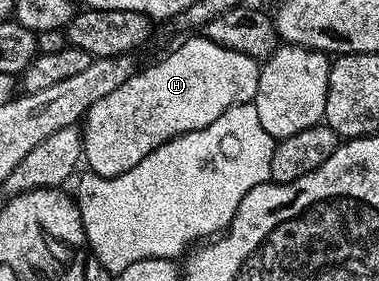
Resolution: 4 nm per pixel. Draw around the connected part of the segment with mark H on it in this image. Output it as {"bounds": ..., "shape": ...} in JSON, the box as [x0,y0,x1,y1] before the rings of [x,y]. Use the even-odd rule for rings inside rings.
{"bounds":[83,37,261,179],"shape":[[[189,37],[181,43],[166,59],[161,59],[158,63],[153,63],[150,67],[138,70],[127,81],[123,81],[123,85],[119,89],[115,89],[115,93],[107,93],[107,97],[103,97],[99,101],[95,101],[95,105],[91,105],[85,113],[83,120],[83,136],[84,136],[84,154],[83,159],[87,164],[88,170],[95,175],[102,175],[110,179],[116,175],[127,173],[127,169],[131,169],[135,165],[139,165],[139,161],[143,161],[143,157],[147,157],[147,153],[151,153],[159,145],[163,145],[167,141],[171,141],[175,137],[179,137],[183,133],[191,133],[195,129],[203,129],[207,125],[211,125],[211,121],[215,121],[215,117],[219,117],[227,109],[231,109],[240,103],[252,103],[255,97],[255,89],[259,89],[259,73],[261,72],[258,60],[245,56],[243,53],[236,52],[232,49],[223,48],[214,41],[204,37]]]}

